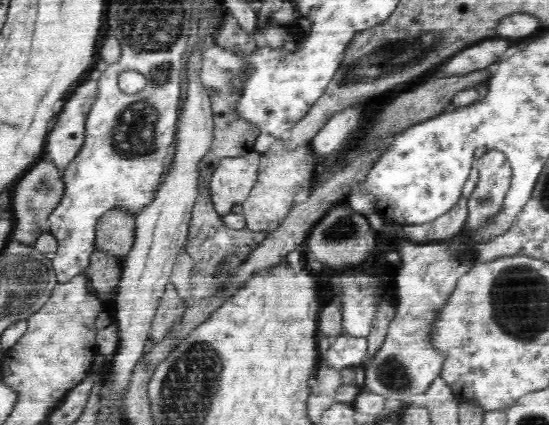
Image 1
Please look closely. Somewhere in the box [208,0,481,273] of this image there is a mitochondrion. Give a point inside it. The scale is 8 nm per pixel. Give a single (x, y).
(398, 53)

